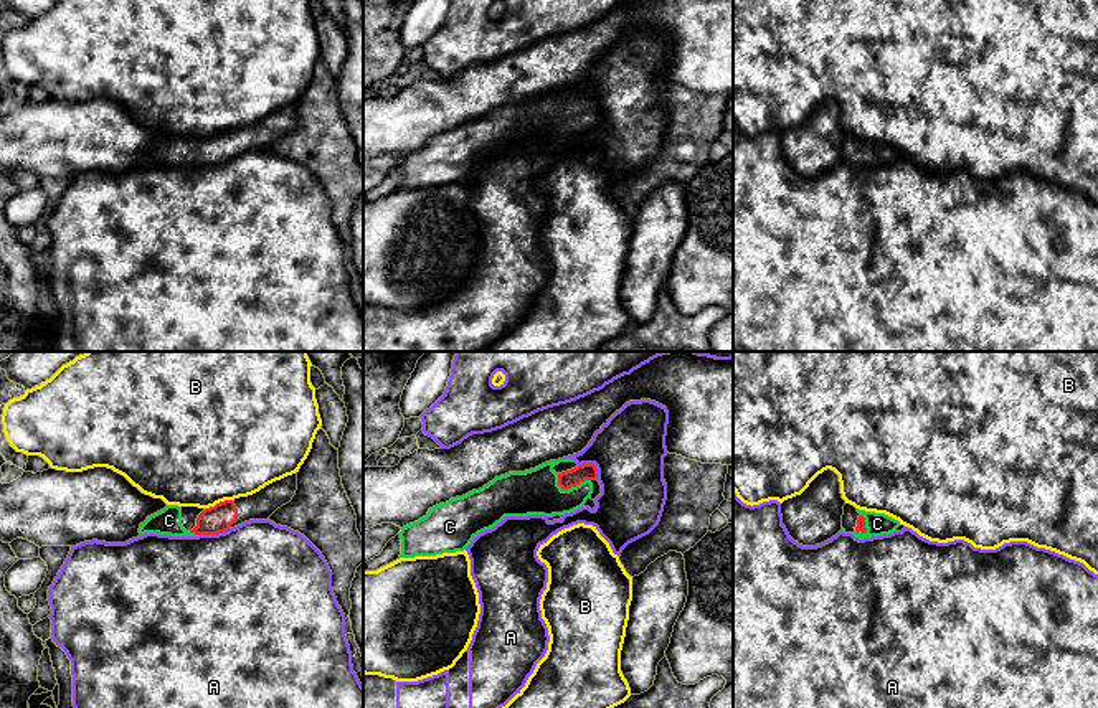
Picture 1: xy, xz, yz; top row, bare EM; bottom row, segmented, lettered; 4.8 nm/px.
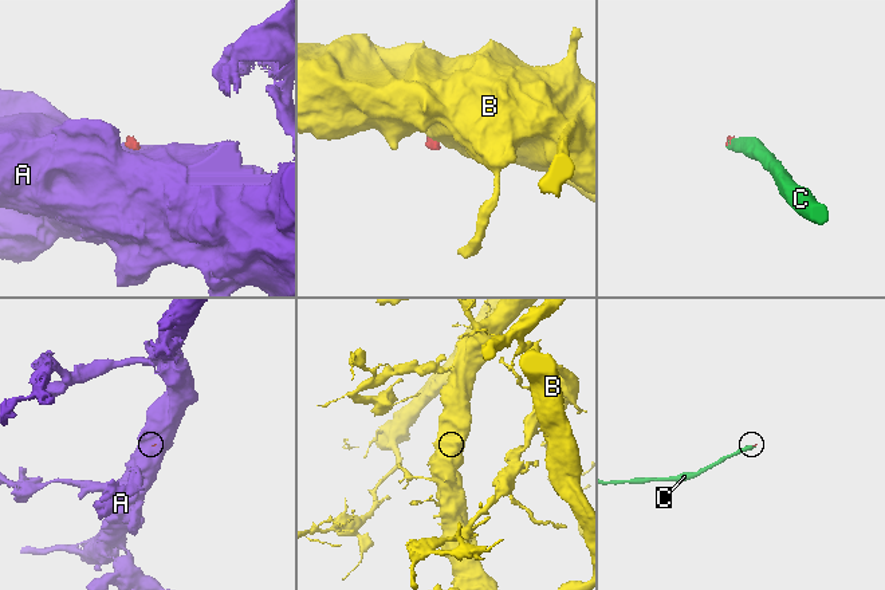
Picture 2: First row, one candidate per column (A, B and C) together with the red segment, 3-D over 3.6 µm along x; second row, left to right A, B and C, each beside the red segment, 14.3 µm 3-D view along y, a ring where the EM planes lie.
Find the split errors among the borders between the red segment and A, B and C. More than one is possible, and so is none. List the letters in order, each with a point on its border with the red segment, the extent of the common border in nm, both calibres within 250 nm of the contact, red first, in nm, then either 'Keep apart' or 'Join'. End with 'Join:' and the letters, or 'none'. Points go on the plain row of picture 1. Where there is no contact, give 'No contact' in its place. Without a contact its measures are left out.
A: Touches red at xy (213, 164). Shared border 160 nm. Thickness 140 nm (red) against 500 nm. Keep apart
B: Touches red at xy (220, 132). Shared border 140 nm. Thickness 140 nm (red) against 500 nm. Keep apart
C: Touches red at xz (570, 118). Shared border 170 nm. Thickness 90 nm (red) against 220 nm. Join
Join: C

